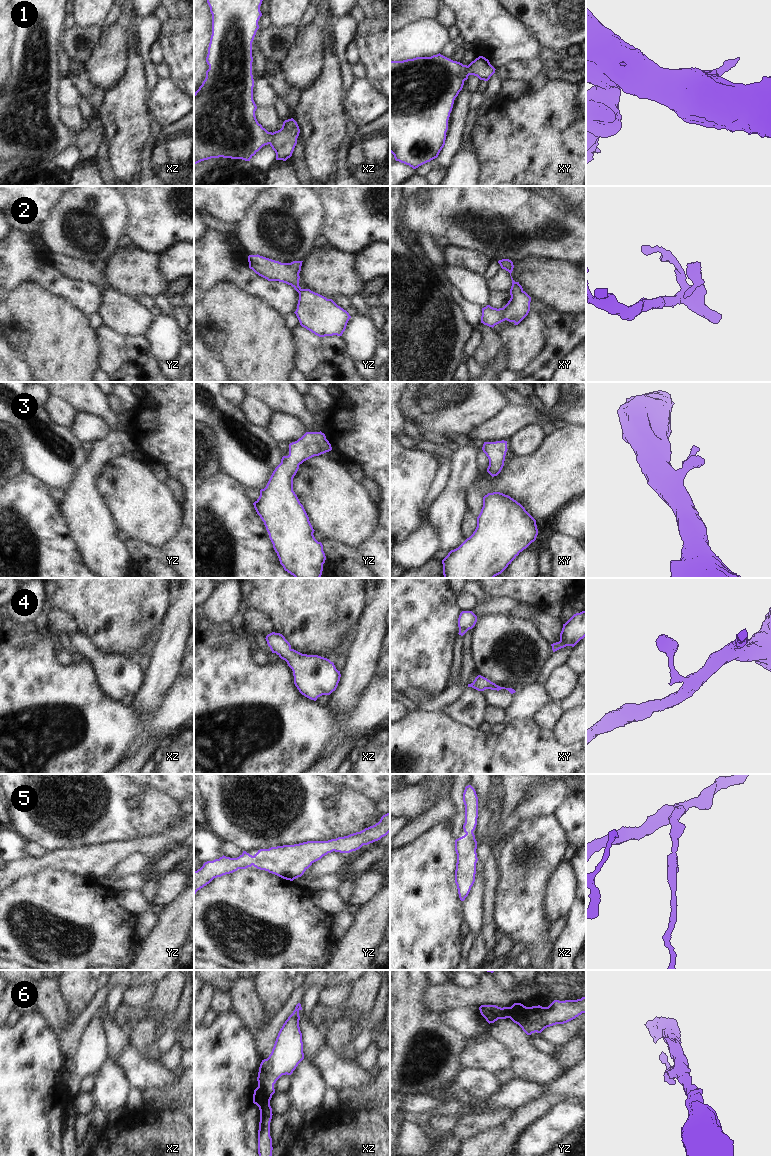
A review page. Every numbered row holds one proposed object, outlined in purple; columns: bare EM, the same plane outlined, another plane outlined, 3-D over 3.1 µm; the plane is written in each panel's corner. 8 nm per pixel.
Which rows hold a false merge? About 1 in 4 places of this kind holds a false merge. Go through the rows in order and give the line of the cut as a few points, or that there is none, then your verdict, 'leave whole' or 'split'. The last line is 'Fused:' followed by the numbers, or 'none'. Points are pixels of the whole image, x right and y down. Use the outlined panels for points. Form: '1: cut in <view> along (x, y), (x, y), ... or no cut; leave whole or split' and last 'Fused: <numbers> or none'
1: no cut; leave whole
2: no cut; leave whole
3: no cut; leave whole
4: no cut; leave whole
5: no cut; leave whole
6: cut in xz along (258, 1086), (272, 1094); split
Fused: 6

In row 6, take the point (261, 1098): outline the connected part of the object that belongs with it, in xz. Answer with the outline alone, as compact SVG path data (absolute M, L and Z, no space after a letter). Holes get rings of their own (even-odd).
M257 1087L253 1094L253 1103L259 1107L260 1122L258 1130L258 1154L259 1156L272 1156L272 1138L270 1136L270 1122L272 1119L272 1108L270 1100L272 1094Z

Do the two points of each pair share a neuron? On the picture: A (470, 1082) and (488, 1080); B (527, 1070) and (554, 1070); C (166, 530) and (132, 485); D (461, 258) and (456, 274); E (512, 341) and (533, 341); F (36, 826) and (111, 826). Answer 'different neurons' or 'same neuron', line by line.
A: same neuron
B: same neuron
C: same neuron
D: different neurons
E: same neuron
F: same neuron

